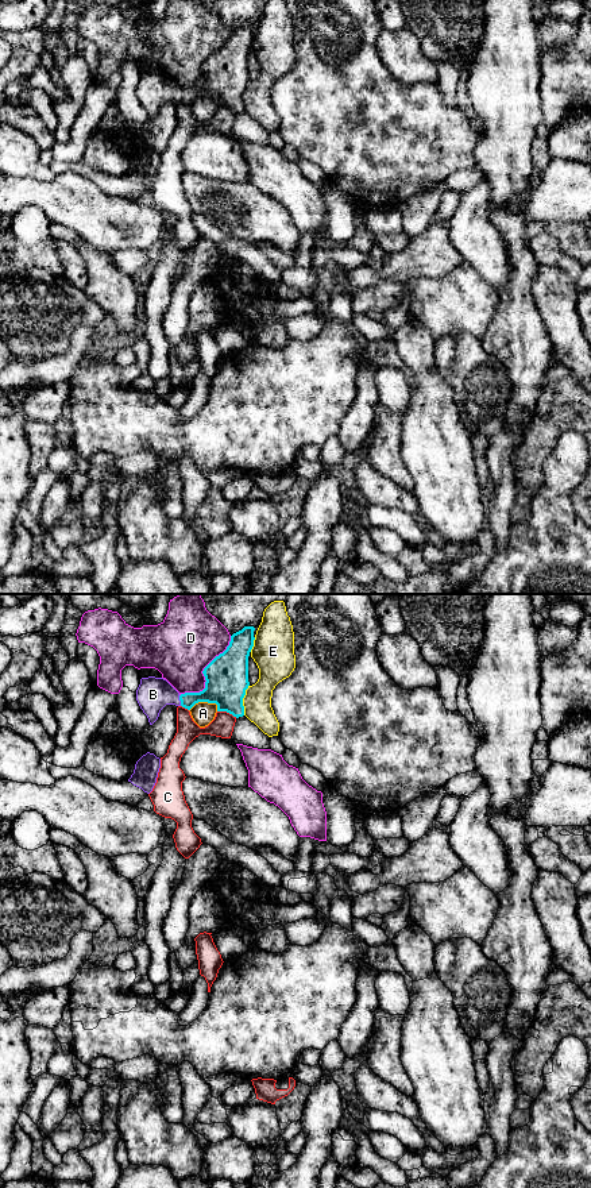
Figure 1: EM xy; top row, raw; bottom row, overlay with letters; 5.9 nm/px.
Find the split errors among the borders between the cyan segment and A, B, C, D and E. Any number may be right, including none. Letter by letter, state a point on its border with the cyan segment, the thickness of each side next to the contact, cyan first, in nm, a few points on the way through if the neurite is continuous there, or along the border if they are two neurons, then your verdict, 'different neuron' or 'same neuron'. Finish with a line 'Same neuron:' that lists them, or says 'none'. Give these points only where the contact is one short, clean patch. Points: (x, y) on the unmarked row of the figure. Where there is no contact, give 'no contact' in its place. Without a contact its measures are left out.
A: xy (203, 96) | 260/140 nm | different neuron
B: xy (180, 95) | 190/200 nm | across xy (220, 84), (201, 92), (180, 95), (166, 89), (153, 89) | same neuron
C: xy (227, 107) | 260/130 nm | different neuron
D: xy (203, 68) | 260/380 nm | different neuron
E: xy (242, 95) | 260/170 nm | different neuron
Same neuron: B

